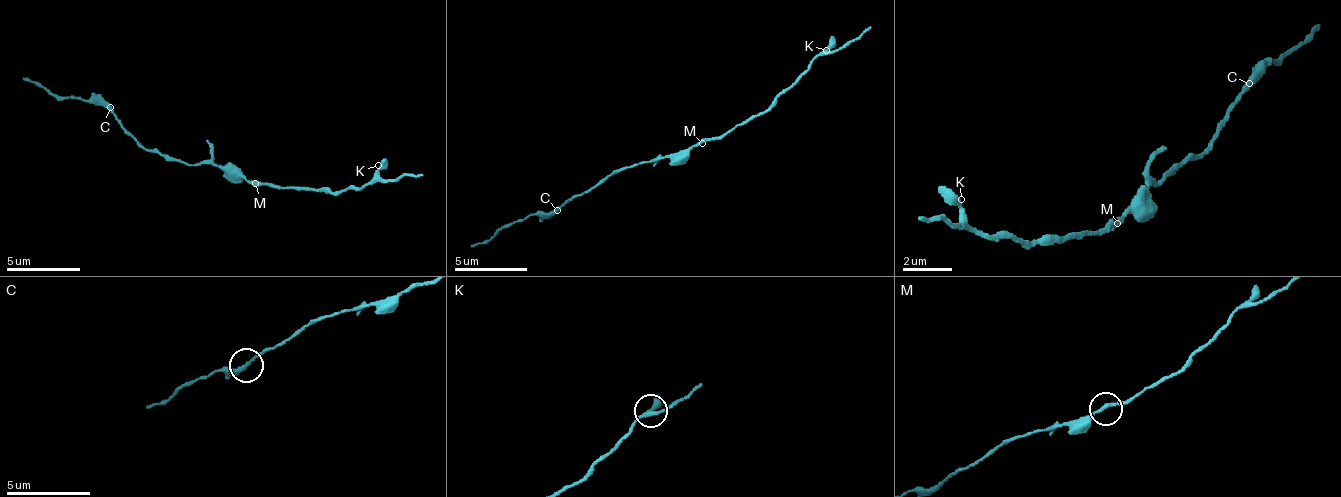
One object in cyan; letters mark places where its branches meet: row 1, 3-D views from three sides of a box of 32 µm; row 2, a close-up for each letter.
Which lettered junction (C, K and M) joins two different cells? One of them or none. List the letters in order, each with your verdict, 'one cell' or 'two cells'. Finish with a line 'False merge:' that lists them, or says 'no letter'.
C: one cell
K: one cell
M: one cell
False merge: no letter

